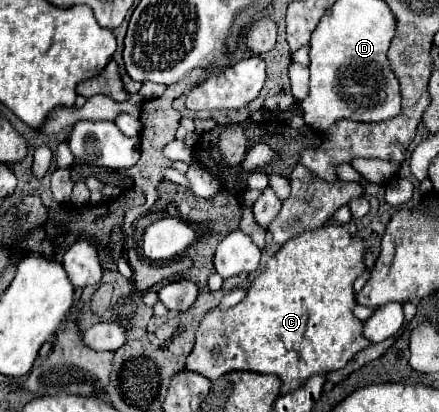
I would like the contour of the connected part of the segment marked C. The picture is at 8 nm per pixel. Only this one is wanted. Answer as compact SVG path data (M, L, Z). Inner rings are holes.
M325 225L325 227L321 227L321 229L307 231L307 233L303 233L303 235L297 235L297 237L293 237L293 239L289 239L289 241L267 261L267 267L263 269L263 273L257 275L257 277L251 281L251 285L247 287L247 295L245 295L245 299L243 299L239 305L235 305L235 307L231 307L231 309L227 309L227 311L219 311L219 309L215 307L215 309L211 309L211 311L203 317L201 327L199 327L199 331L197 331L195 347L193 347L193 351L191 351L191 355L187 357L187 365L185 365L185 367L189 367L191 371L201 373L201 375L207 377L207 379L217 379L217 377L225 375L225 373L231 371L231 369L241 369L241 371L251 369L251 371L257 371L257 373L273 373L273 375L281 377L281 381L283 381L281 395L287 393L287 391L295 391L295 389L301 387L311 375L331 373L331 371L337 371L337 369L345 367L347 361L349 361L355 353L359 353L361 349L373 345L373 341L369 341L369 339L363 335L363 321L353 315L355 295L353 295L353 289L351 289L351 287L353 287L353 281L355 281L359 275L363 275L365 269L367 269L367 265L365 265L365 253L367 253L367 241L361 239L361 237L351 237L351 235L347 233L347 229L343 229L343 225Z

